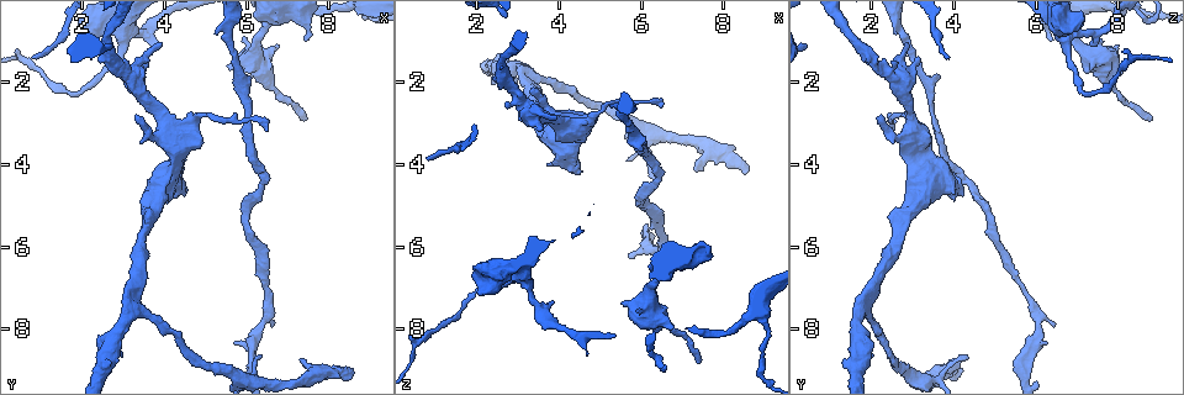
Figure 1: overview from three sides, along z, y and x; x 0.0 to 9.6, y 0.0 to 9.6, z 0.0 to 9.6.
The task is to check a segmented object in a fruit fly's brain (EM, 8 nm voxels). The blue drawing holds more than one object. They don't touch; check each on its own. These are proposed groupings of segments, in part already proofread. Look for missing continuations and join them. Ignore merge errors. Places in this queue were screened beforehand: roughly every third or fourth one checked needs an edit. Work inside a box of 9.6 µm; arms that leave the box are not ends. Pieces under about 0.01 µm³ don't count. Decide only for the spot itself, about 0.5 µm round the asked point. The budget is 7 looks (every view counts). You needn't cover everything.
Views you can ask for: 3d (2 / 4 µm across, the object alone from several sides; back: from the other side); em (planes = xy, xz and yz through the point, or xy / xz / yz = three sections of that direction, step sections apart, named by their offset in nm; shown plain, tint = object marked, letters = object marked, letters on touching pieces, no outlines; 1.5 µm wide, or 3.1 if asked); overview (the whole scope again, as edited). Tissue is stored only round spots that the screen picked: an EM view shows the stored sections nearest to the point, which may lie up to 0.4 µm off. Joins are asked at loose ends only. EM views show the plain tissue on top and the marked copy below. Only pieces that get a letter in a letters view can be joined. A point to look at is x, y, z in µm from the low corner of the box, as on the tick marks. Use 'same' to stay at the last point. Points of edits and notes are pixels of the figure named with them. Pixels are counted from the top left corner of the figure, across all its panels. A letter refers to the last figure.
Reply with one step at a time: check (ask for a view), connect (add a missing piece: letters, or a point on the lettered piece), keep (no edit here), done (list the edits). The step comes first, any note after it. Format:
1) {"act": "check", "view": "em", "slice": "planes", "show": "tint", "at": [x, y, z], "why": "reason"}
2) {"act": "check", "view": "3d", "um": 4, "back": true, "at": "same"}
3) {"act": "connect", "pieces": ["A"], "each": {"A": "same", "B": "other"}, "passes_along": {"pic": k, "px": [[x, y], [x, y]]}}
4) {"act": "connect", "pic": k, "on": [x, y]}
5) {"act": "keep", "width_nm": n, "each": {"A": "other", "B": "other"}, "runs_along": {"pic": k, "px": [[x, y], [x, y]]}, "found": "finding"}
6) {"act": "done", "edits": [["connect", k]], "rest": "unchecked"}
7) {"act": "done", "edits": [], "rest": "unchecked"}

{"act": "check", "view": "3d", "um": 4, "at": [6.35, 8.70, 4.35], "why": "tapers out"}

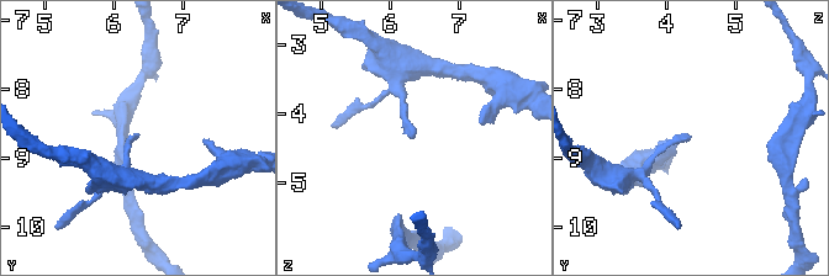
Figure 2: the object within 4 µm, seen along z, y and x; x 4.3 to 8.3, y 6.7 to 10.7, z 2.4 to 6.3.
{"act": "check", "view": "em", "slice": "planes", "show": "tint", "at": [6.35, 8.70, 4.35]}

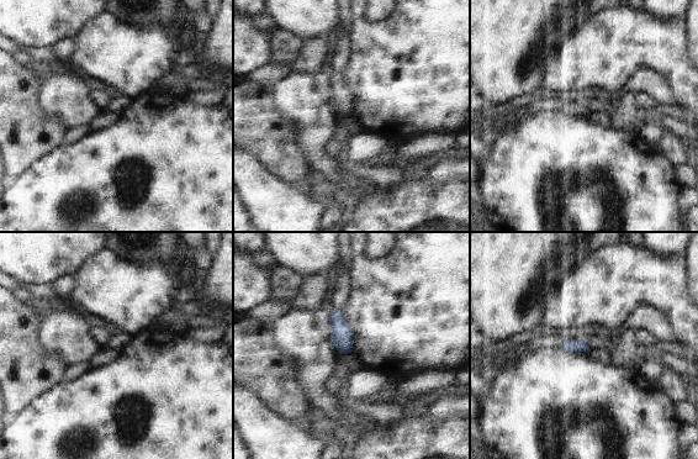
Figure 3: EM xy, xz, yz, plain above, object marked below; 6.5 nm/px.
{"act": "check", "view": "em", "slice": "planes", "show": "letters", "at": "same"}

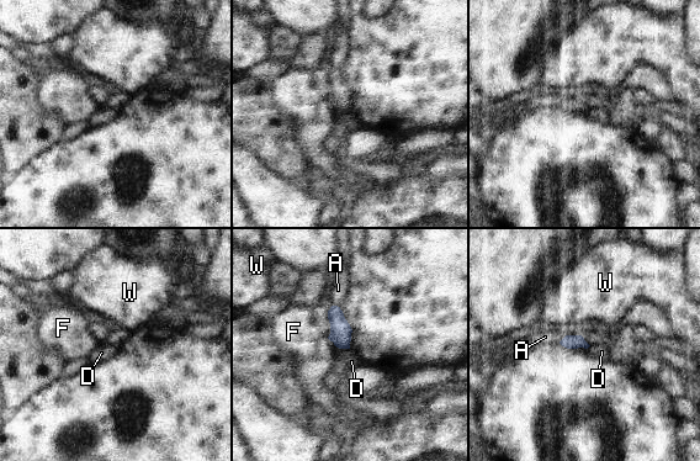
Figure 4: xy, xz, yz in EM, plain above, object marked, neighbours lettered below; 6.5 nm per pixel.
{"act": "keep", "each": {"A": "other", "D": "other", "F": "other", "W": "other"}, "border": {"pic": 4, "px": [[337, 346], [349, 349]]}, "found": "no lettered piece goes on from it"}

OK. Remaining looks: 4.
{"act": "check", "view": "3d", "um": 2, "at": [0.75, 1.40, 3.90], "why": "tapers out"}

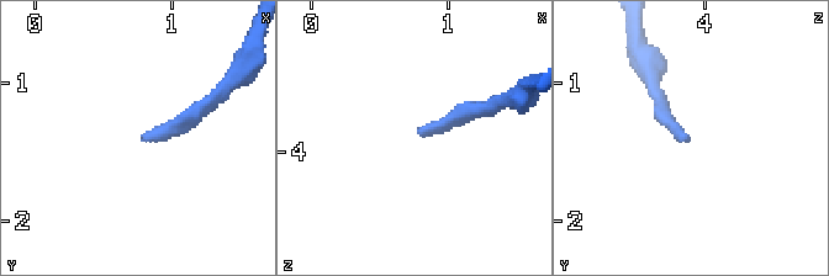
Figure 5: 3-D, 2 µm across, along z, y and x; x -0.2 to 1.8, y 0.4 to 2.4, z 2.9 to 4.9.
{"act": "check", "view": "em", "slice": "yz", "step": 4, "show": "letters", "at": [0.80, 1.42, 3.86], "why": "now the EM"}

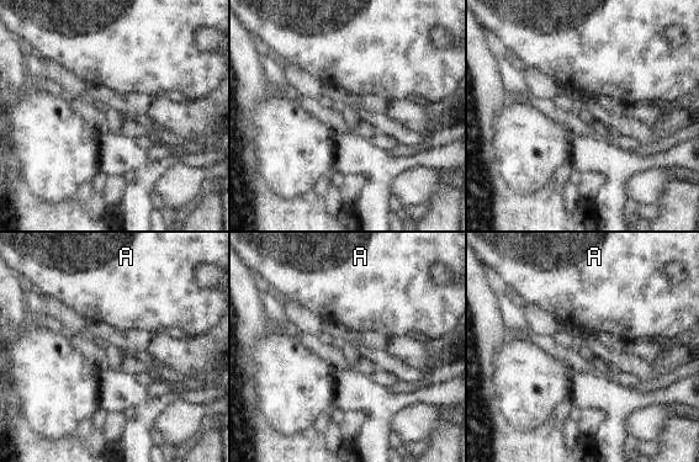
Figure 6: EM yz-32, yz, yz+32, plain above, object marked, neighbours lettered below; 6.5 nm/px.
{"act": "check", "view": "em", "slice": "planes", "show": "letters", "at": "same"}

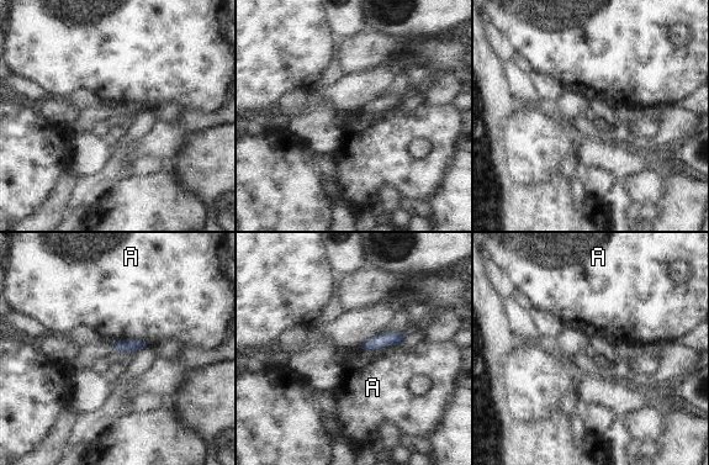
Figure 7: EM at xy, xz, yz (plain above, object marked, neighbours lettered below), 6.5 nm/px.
{"act": "keep", "each": {"A": "other"}, "border": {"pic": 7, "px": [[396, 343], [377, 349], [359, 345]]}, "found": "no lettered piece goes on from it"}

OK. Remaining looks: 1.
{"act": "done", "edits": [], "rest": "unchecked"}

